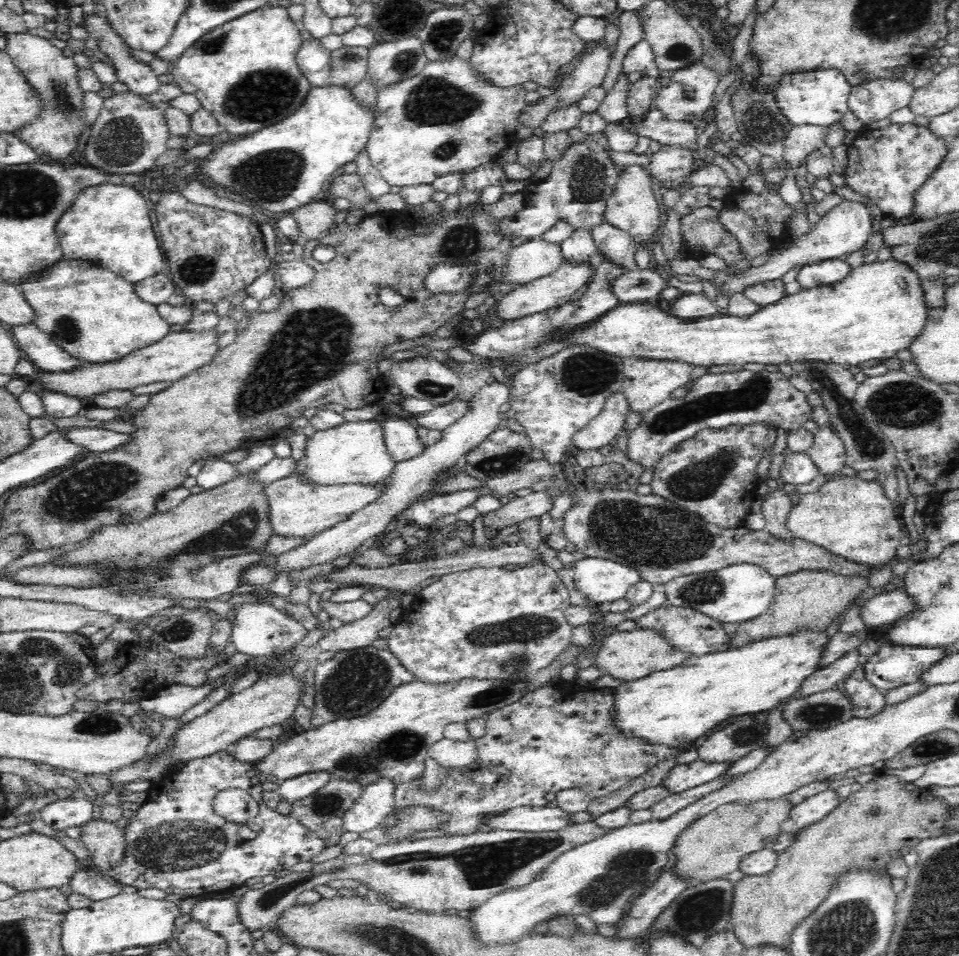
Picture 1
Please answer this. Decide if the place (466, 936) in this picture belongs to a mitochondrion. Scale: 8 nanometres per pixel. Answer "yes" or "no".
no

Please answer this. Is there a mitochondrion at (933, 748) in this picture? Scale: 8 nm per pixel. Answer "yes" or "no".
yes

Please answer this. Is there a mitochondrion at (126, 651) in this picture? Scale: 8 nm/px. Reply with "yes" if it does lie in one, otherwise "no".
no

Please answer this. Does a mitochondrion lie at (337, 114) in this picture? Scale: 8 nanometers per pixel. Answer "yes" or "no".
no

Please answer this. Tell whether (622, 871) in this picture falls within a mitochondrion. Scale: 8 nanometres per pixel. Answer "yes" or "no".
yes

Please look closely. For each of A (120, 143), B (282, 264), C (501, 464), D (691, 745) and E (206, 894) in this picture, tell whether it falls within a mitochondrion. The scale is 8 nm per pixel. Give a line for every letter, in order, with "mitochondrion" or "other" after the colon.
A: mitochondrion
B: other
C: mitochondrion
D: other
E: other

